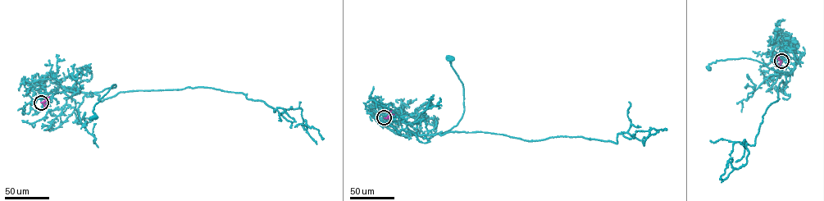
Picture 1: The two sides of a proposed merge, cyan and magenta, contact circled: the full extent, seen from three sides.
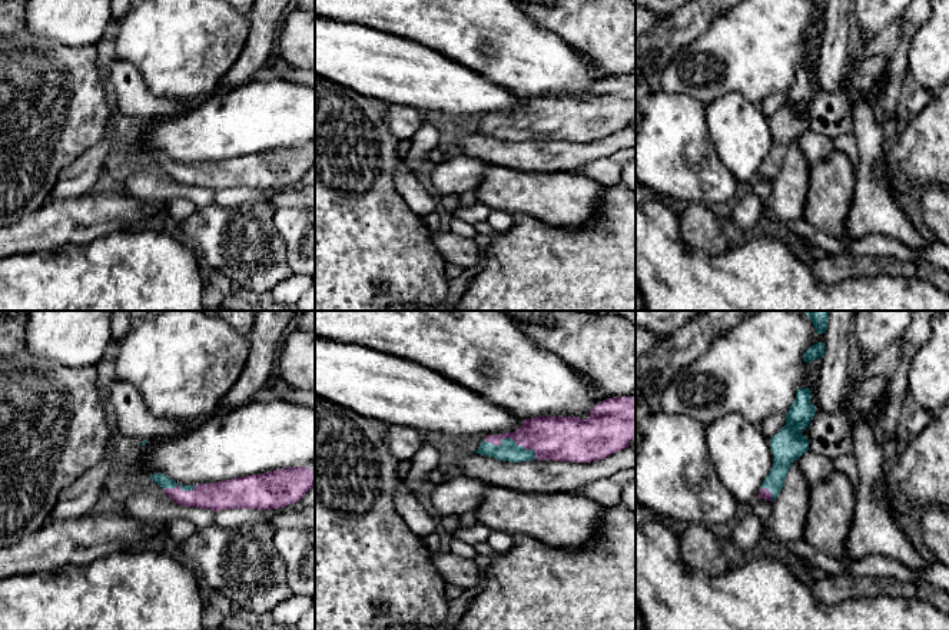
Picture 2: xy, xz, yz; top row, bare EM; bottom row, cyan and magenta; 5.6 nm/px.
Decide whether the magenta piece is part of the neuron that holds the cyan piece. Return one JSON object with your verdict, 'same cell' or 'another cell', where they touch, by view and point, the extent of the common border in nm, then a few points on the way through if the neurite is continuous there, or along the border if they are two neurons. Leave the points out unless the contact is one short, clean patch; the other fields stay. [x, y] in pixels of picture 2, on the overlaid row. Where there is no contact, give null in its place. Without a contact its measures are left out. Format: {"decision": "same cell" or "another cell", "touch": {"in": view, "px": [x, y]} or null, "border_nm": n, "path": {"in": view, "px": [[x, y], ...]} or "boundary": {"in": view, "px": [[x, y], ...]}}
{"decision": "same cell", "touch": {"in": "xz", "px": [513, 440]}, "border_nm": 320, "path": {"in": "xz", "px": [[508, 450], [513, 440], [557, 438]]}}

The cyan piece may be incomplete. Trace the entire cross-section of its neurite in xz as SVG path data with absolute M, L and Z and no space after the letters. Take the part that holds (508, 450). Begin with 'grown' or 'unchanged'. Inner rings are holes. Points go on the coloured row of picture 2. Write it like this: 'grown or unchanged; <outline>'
grown; M636 397L597 404L590 418L535 417L514 432L485 435L477 454L500 461L553 460L588 462L626 450L636 437Z

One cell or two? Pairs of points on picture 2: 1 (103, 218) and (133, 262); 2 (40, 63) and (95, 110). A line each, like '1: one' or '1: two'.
1: two
2: one

